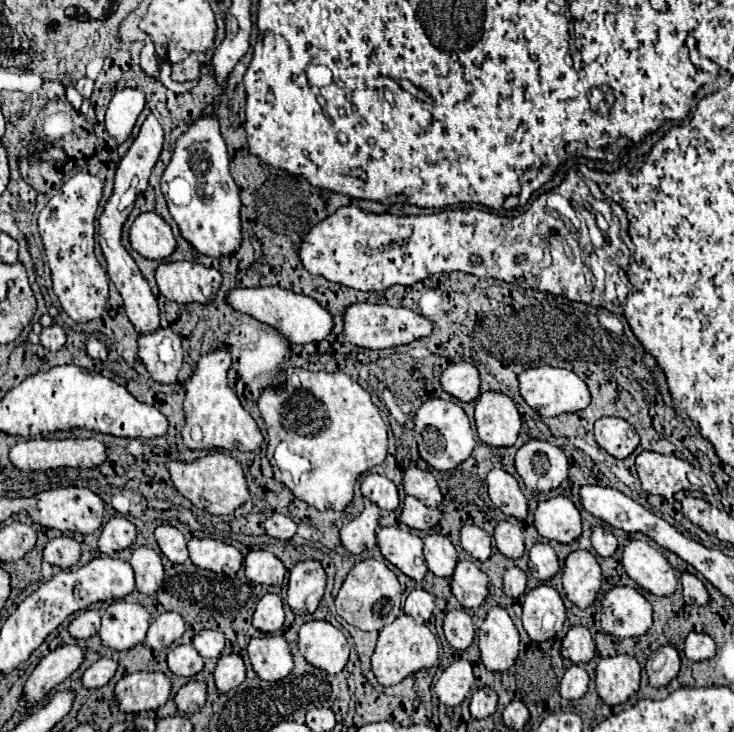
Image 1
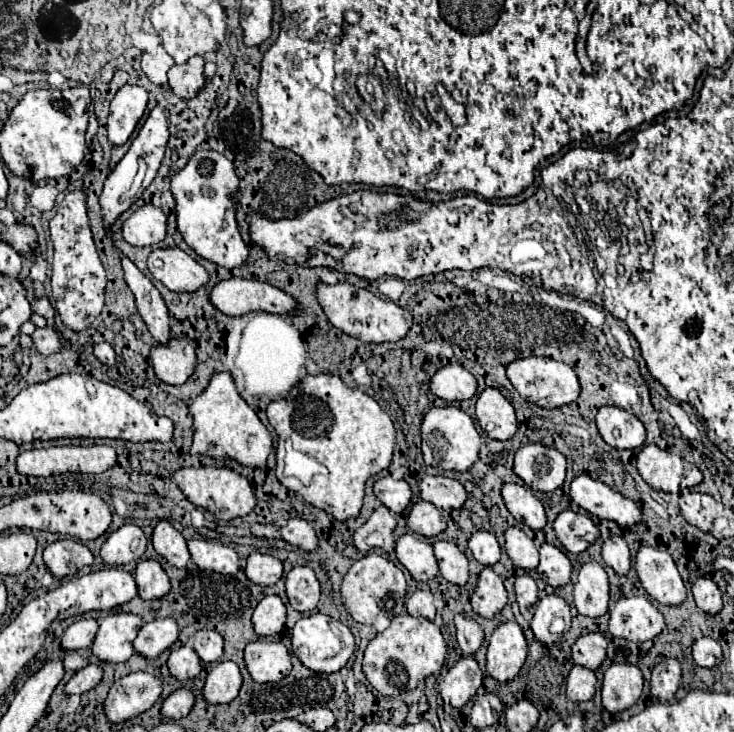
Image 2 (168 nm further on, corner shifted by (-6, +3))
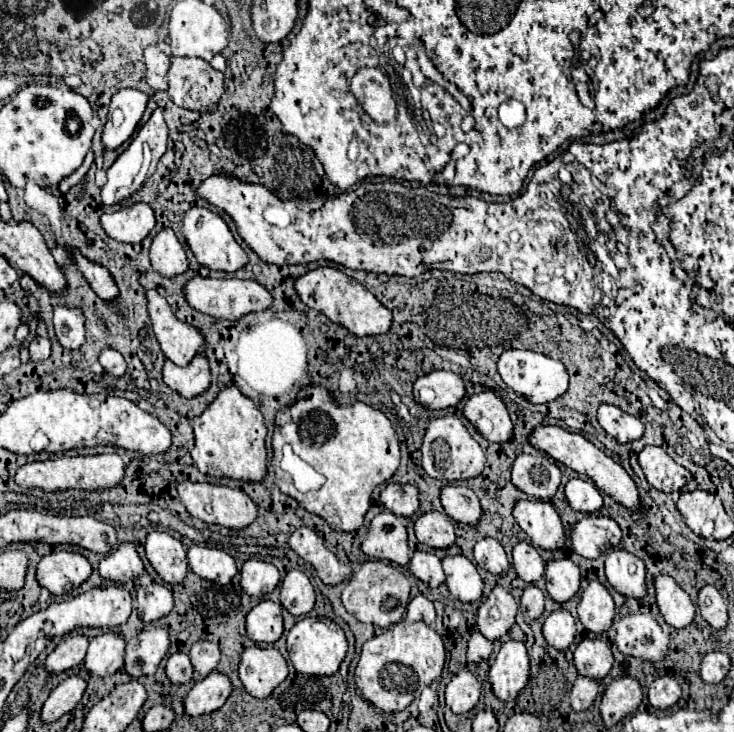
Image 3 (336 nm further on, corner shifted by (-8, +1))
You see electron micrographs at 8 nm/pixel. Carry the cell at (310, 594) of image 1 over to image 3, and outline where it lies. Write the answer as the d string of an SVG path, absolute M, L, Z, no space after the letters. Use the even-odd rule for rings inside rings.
M290 570L280 586L280 604L292 616L304 616L314 608L314 588L308 576L300 570Z

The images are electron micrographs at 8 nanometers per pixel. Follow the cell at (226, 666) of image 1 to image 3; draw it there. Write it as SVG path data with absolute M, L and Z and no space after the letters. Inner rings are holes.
M212 672L200 682L196 682L190 692L184 696L184 712L188 716L210 714L224 706L226 698L232 692L232 682L220 672Z

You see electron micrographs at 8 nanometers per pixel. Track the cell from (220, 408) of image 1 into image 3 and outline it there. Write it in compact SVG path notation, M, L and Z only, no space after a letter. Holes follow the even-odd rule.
M224 388L204 414L190 420L196 446L194 464L202 474L216 478L234 478L244 482L264 482L266 478L266 426L262 412L238 388Z

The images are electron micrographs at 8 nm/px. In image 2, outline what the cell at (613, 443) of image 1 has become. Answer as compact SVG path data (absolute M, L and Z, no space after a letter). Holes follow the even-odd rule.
M602 406L596 414L596 426L604 442L616 450L634 450L646 440L644 424L616 406Z

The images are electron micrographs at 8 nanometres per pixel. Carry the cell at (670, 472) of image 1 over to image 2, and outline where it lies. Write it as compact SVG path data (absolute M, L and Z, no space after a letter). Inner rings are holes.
M658 446L642 448L638 454L638 472L646 484L657 492L677 494L686 487L691 488L702 482L702 472L698 466Z

